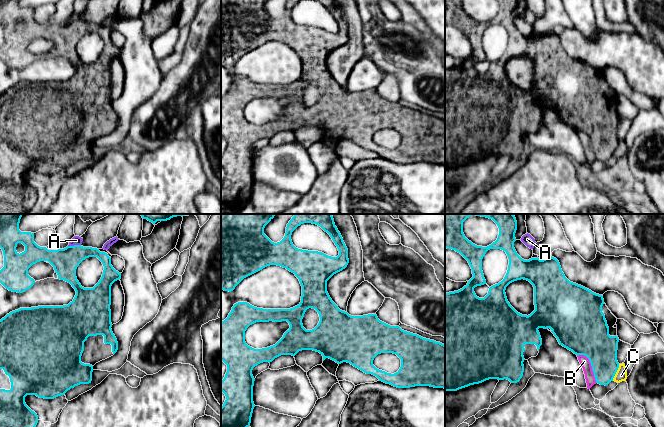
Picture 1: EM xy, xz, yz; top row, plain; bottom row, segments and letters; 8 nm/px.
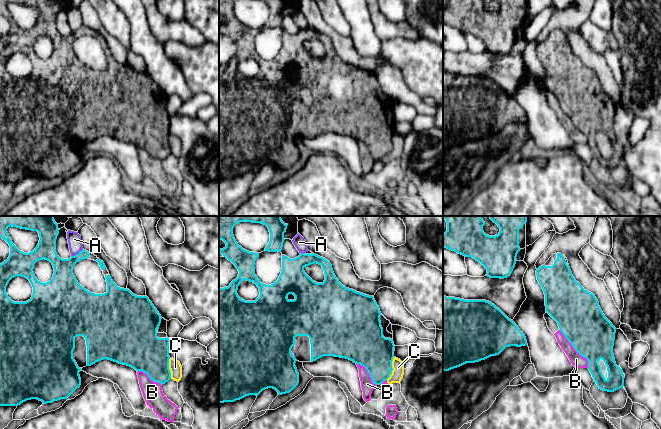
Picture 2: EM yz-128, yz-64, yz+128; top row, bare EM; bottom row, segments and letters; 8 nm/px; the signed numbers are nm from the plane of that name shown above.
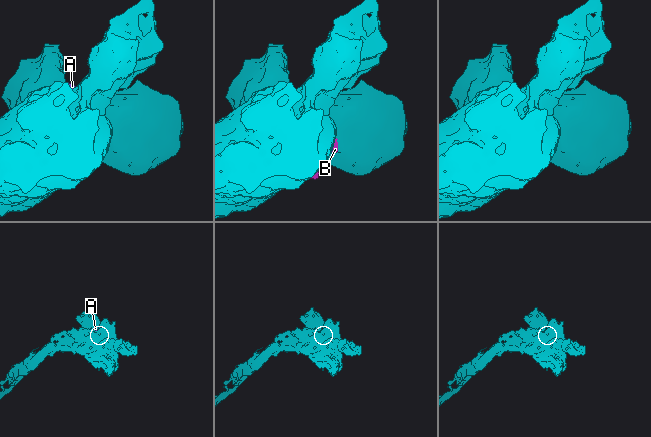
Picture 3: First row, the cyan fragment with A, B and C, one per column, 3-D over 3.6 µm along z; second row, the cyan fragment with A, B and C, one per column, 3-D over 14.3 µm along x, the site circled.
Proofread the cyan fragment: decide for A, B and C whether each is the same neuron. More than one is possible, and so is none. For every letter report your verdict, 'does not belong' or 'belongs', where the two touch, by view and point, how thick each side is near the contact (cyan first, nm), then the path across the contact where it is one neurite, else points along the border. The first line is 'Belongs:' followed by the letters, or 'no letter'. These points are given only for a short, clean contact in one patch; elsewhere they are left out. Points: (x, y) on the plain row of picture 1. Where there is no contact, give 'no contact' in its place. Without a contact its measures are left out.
Belongs: no letter
A: does not belong; meets cyan in xy at (74, 21); 220 nm thick on the cyan side, 80 nm on the other
B: does not belong; meets cyan in yz at (591, 141); 340 nm thick on the cyan side, 80 nm on the other
C: does not belong; meets cyan in yz at (616, 147); 260 nm thick on the cyan side, 100 nm on the other

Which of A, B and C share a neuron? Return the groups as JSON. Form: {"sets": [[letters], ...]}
{"sets": [["A", "B", "C"]]}

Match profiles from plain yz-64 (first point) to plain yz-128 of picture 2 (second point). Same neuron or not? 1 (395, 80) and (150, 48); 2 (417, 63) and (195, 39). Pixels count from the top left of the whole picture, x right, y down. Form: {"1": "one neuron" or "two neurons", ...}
{"1": "one neuron", "2": "two neurons"}

